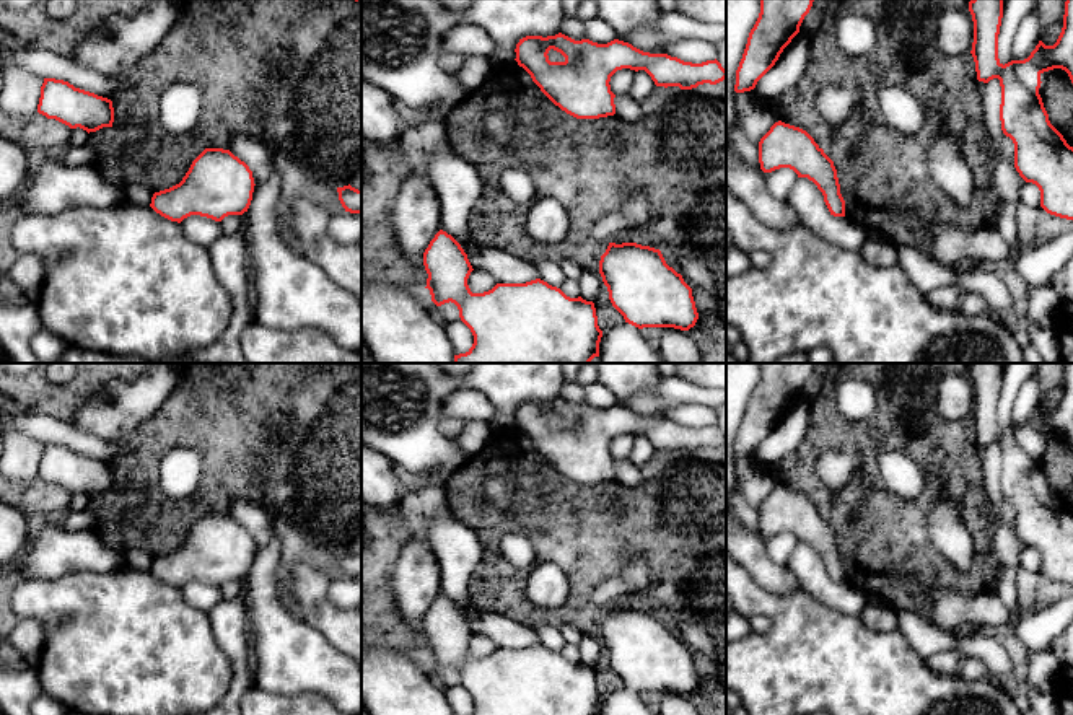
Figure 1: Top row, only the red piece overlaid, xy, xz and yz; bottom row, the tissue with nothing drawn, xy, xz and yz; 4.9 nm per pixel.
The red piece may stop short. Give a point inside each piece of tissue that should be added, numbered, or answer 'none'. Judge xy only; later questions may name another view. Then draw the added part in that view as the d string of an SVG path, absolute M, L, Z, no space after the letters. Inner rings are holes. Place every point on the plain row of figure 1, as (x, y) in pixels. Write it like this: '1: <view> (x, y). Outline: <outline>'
none

